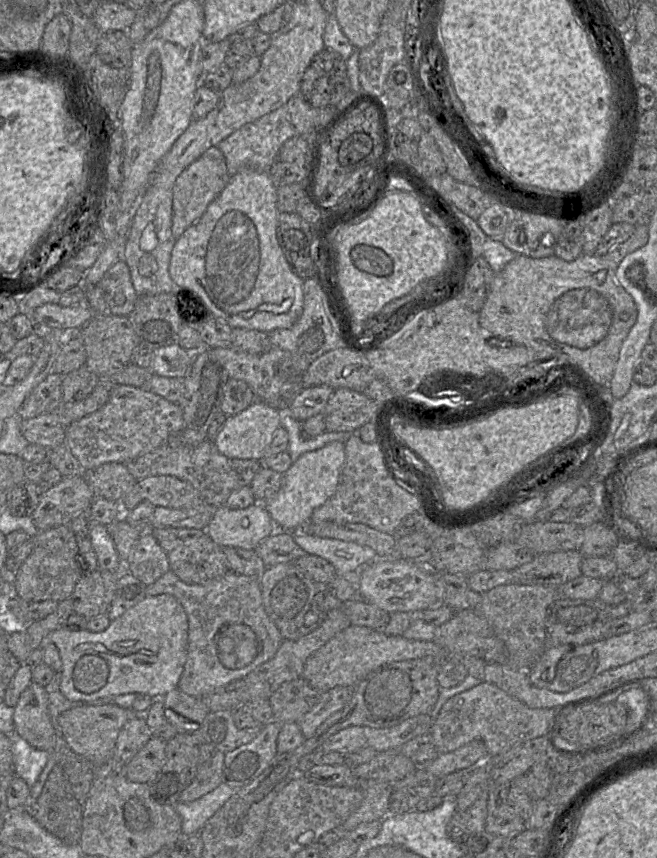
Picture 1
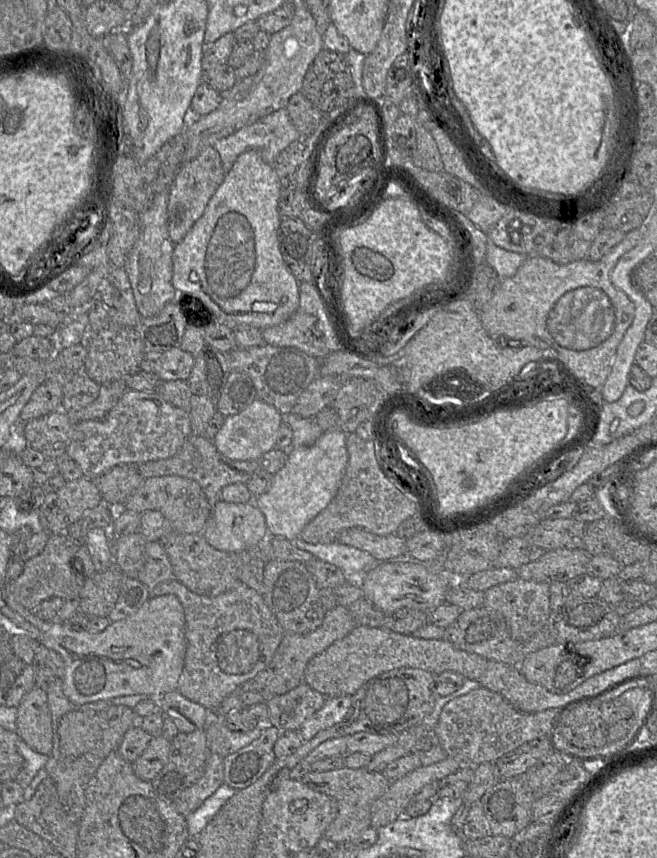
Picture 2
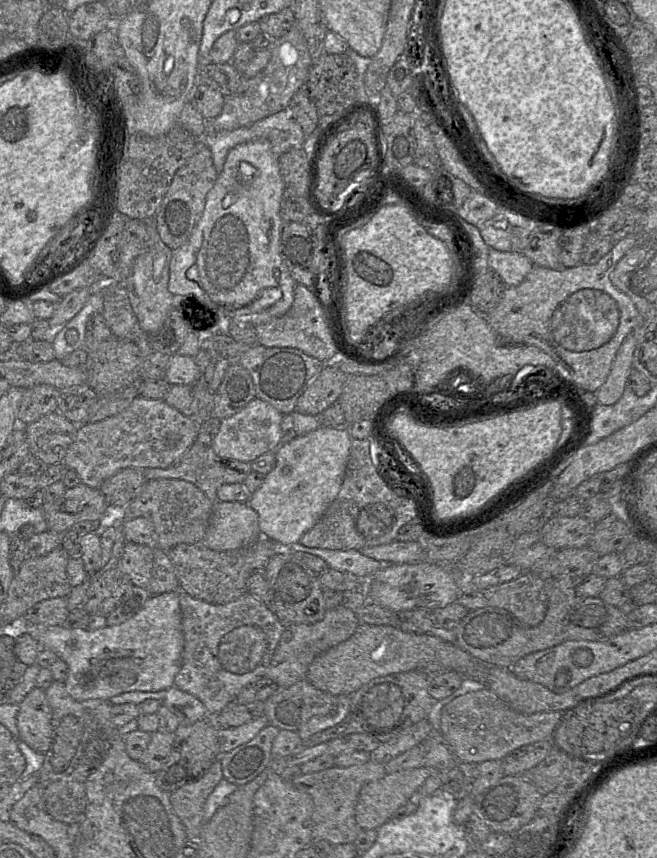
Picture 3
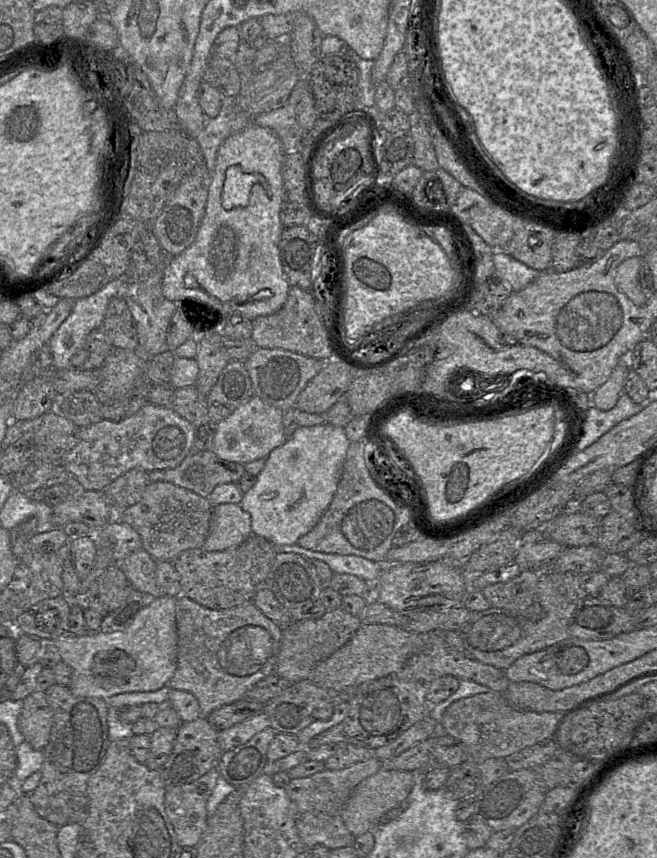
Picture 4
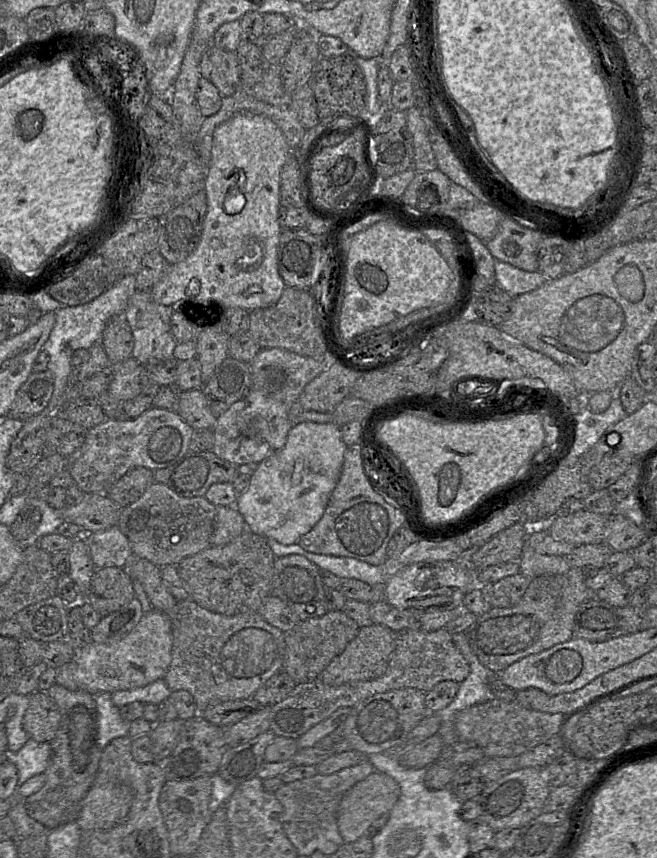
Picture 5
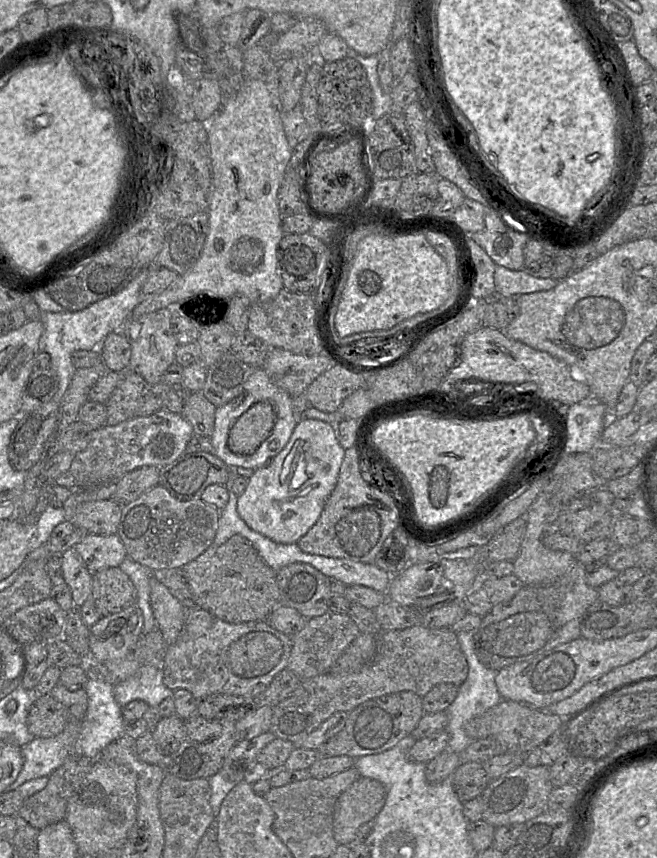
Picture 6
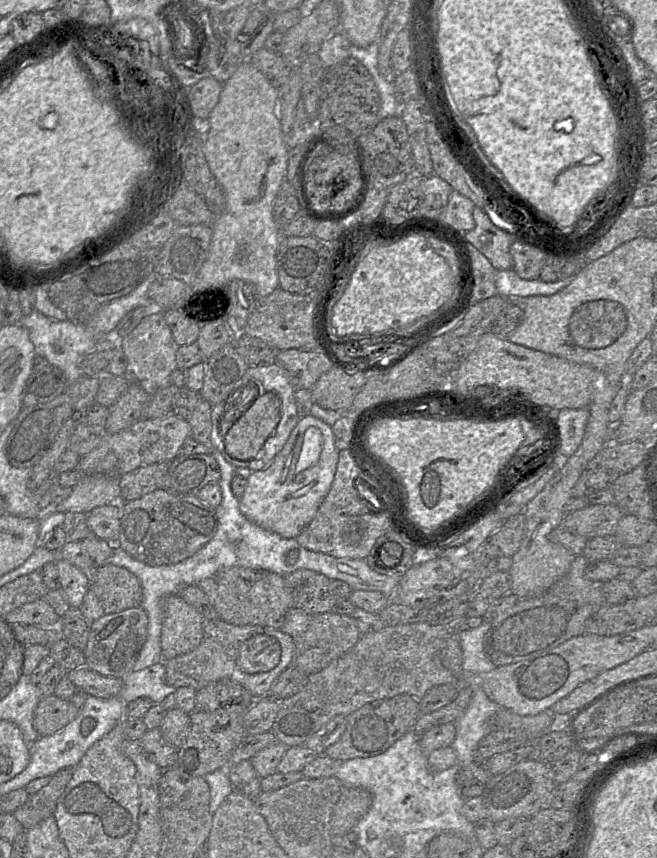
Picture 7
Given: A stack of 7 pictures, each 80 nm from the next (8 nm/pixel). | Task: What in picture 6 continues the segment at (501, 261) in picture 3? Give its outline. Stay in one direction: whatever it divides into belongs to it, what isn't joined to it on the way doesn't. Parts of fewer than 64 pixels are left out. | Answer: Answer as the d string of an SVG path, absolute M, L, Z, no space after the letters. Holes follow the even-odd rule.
M496 265L494 281L498 293L510 296L550 290L558 283L551 277L538 278L525 270L511 270L499 265Z

